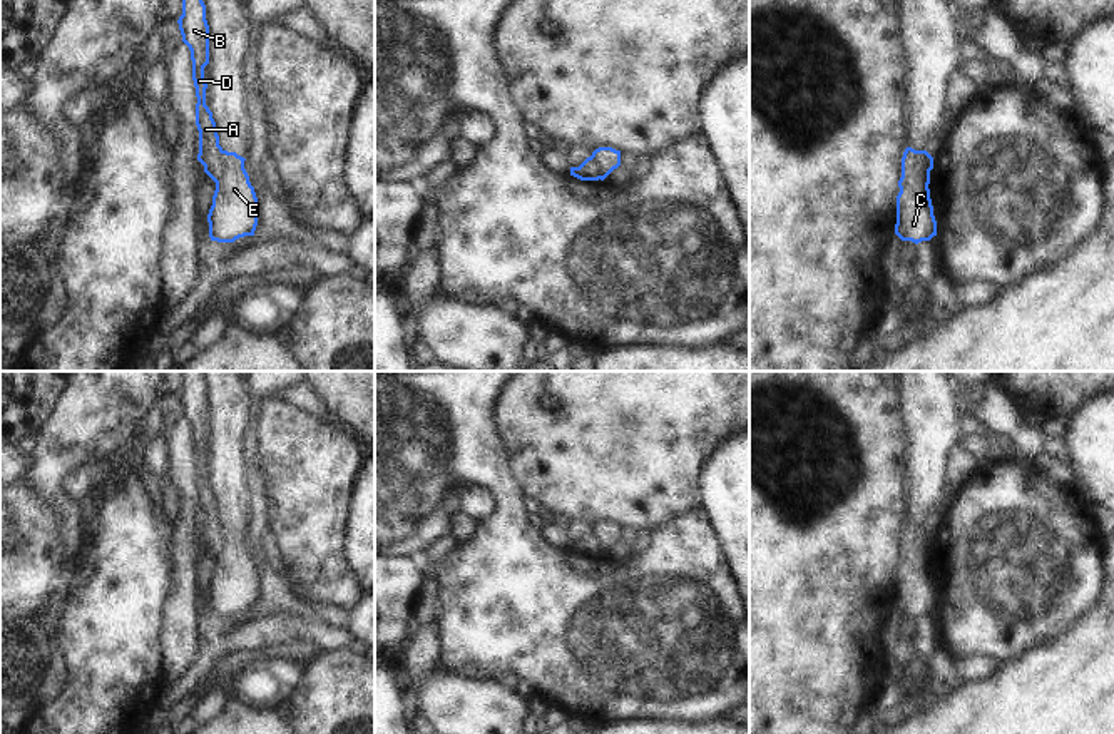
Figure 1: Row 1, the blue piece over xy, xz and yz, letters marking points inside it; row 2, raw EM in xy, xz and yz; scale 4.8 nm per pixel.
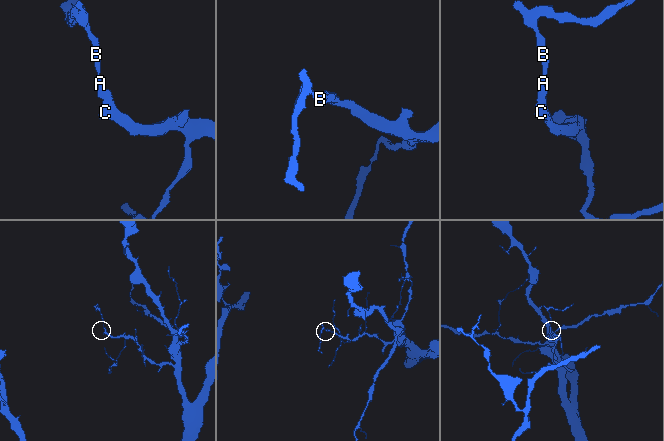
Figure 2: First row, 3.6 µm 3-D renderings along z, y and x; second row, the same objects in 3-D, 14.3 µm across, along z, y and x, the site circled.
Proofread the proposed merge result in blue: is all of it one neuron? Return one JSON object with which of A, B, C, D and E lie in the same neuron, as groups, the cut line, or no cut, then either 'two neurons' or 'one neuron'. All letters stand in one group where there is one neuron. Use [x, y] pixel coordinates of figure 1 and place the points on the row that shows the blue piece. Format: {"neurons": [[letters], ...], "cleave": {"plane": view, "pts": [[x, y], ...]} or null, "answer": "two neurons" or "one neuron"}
{"neurons": [["A", "B", "D"], ["C", "E"]], "cleave": {"plane": "xy", "pts": [[223, 151], [223, 171], [216, 183]]}, "answer": "two neurons"}

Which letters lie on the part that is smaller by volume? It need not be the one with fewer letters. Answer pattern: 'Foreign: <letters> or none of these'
Foreign: A, B, D

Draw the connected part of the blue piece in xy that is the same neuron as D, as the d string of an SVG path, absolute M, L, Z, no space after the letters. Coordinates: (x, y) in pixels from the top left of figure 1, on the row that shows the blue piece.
M182 0L182 15L177 20L182 42L191 50L192 80L196 87L196 125L199 130L197 161L204 166L204 172L217 182L222 172L222 147L212 112L206 105L204 67L209 64L209 25L206 20L206 5L202 0Z

